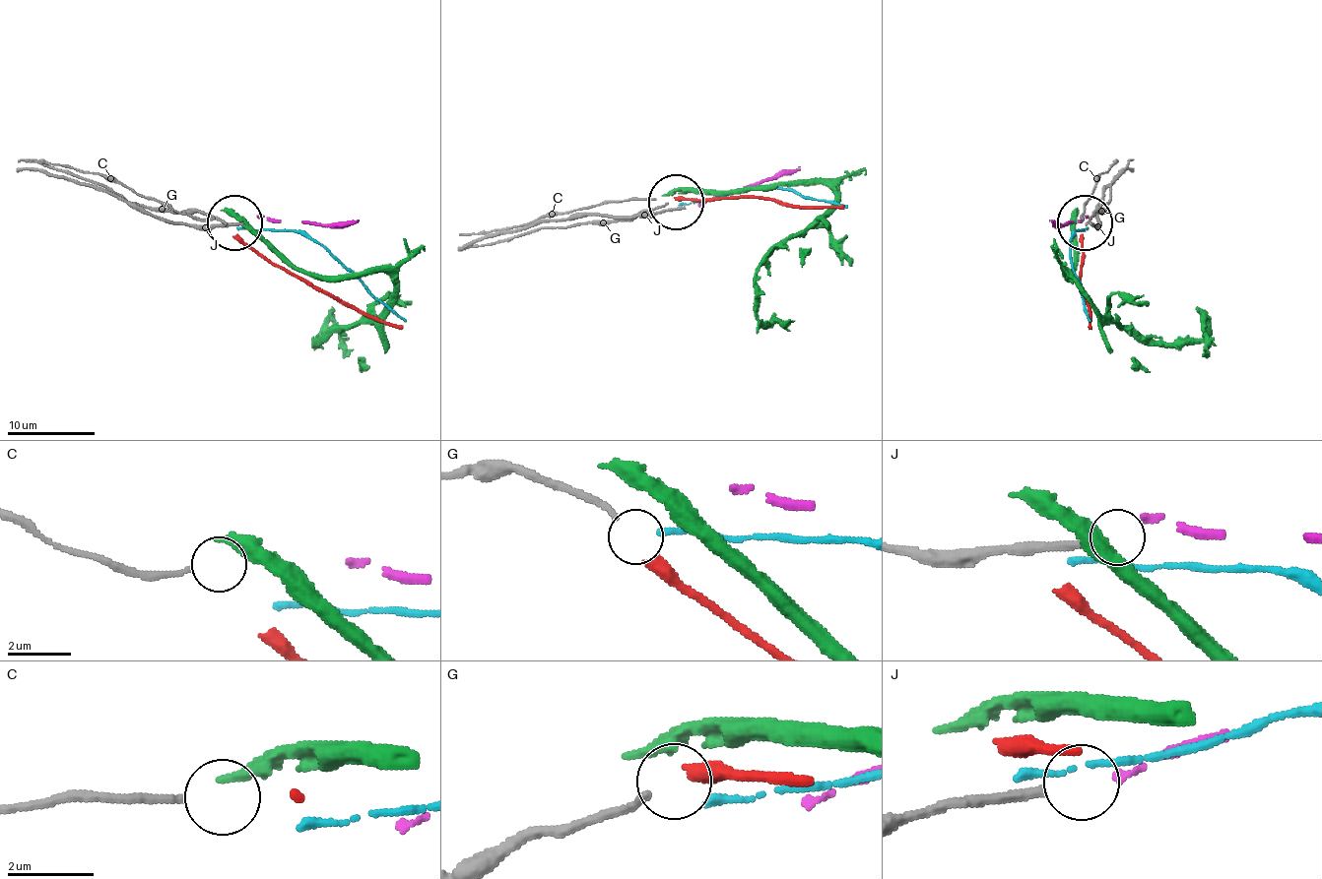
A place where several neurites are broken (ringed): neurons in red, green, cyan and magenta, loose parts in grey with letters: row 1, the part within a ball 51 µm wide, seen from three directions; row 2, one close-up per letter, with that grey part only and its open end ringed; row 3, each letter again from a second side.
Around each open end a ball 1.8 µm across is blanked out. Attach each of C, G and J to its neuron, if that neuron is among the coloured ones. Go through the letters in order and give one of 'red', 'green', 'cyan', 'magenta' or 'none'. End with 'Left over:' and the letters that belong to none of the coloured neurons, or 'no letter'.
C: none
G: red
J: magenta
Left over: C

